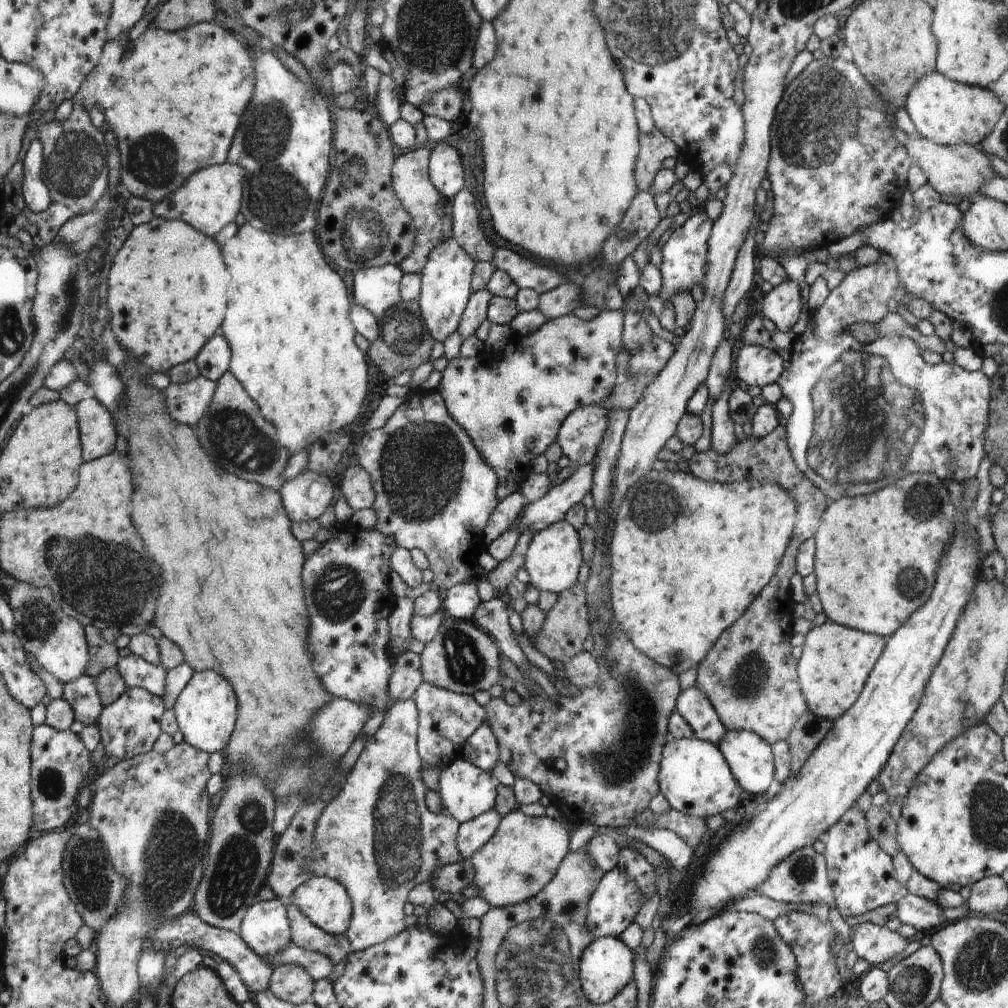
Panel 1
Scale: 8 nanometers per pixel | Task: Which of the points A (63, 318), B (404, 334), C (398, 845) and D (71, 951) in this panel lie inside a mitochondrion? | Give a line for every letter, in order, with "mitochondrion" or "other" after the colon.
A: mitochondrion
B: mitochondrion
C: mitochondrion
D: other

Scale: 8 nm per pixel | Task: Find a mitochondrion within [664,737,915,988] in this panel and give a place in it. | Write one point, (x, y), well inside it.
(765, 953)

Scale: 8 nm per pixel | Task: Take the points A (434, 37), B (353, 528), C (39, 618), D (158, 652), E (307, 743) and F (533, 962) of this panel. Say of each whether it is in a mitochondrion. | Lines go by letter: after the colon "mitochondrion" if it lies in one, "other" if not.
A: mitochondrion
B: other
C: mitochondrion
D: other
E: mitochondrion
F: mitochondrion

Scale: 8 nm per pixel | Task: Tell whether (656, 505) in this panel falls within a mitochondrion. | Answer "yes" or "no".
yes

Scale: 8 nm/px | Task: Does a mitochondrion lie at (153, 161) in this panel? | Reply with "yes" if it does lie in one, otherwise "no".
yes

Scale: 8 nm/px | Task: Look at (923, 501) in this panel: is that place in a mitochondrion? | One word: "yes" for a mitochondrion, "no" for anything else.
yes

